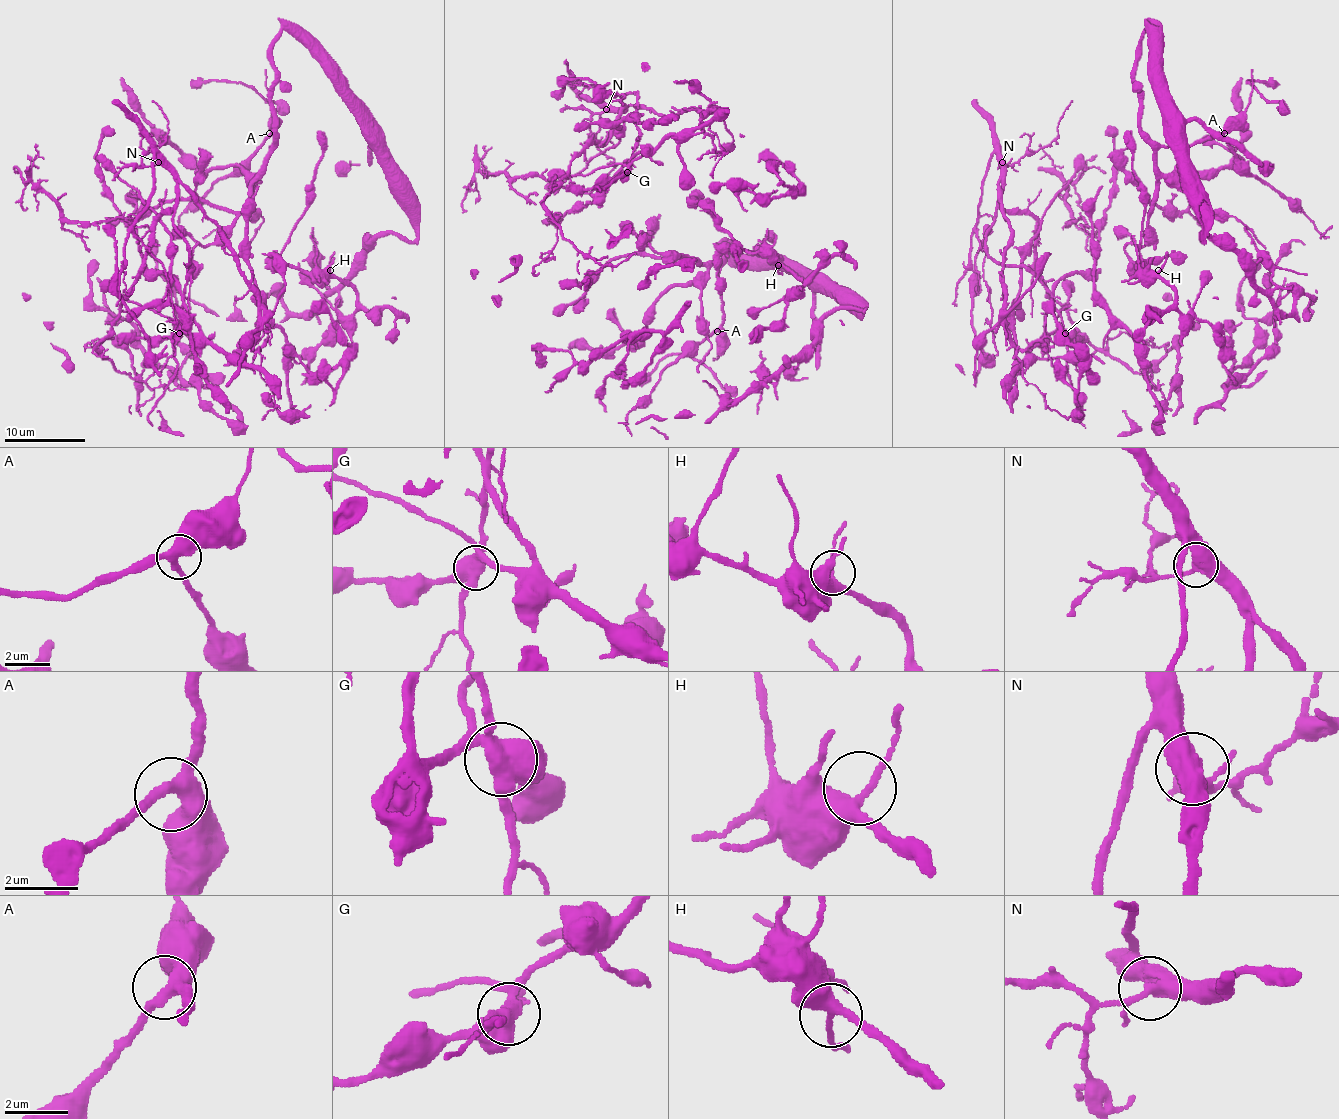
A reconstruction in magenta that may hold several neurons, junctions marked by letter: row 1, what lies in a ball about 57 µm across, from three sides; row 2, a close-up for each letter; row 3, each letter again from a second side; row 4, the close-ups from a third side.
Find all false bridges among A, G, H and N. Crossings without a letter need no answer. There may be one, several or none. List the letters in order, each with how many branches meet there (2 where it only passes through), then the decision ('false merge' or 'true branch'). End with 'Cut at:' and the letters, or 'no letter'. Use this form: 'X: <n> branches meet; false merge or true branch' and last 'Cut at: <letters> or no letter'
A: 3 branches meet; true branch
G: 5 branches meet; false merge
H: 3 branches meet; true branch
N: 4 branches meet; true branch
Cut at: G

